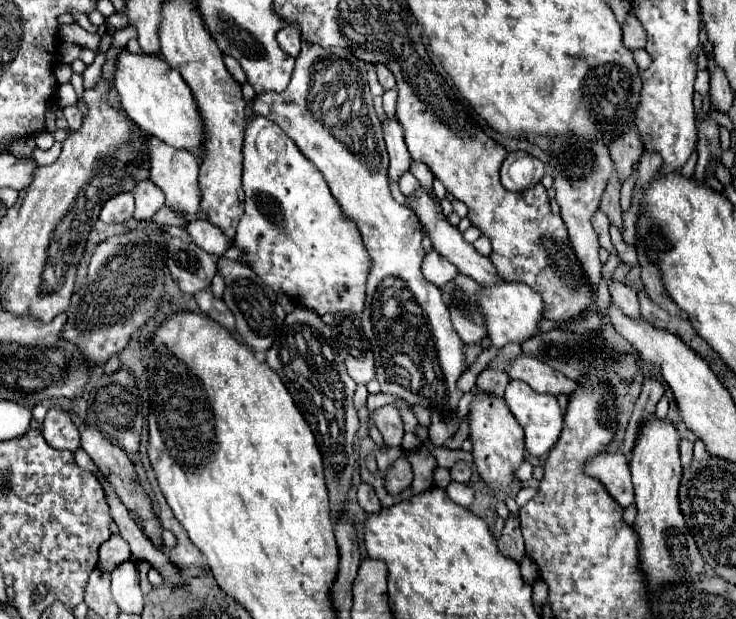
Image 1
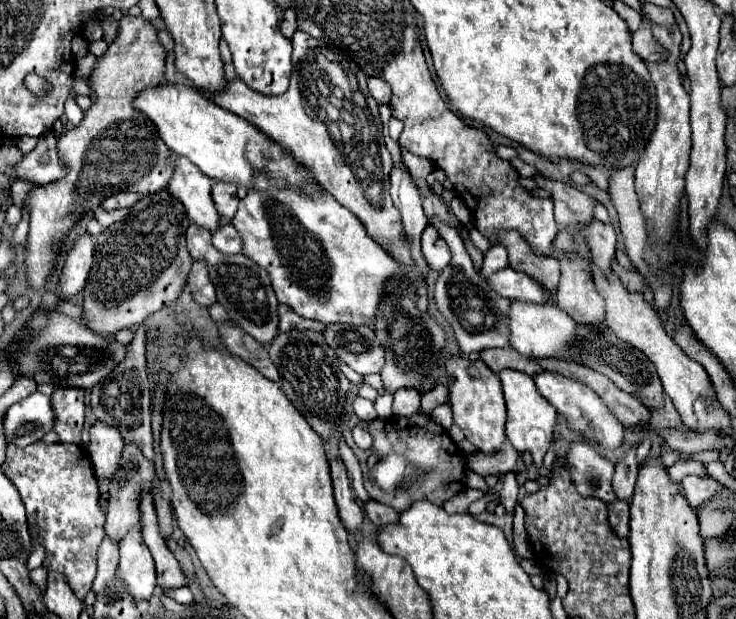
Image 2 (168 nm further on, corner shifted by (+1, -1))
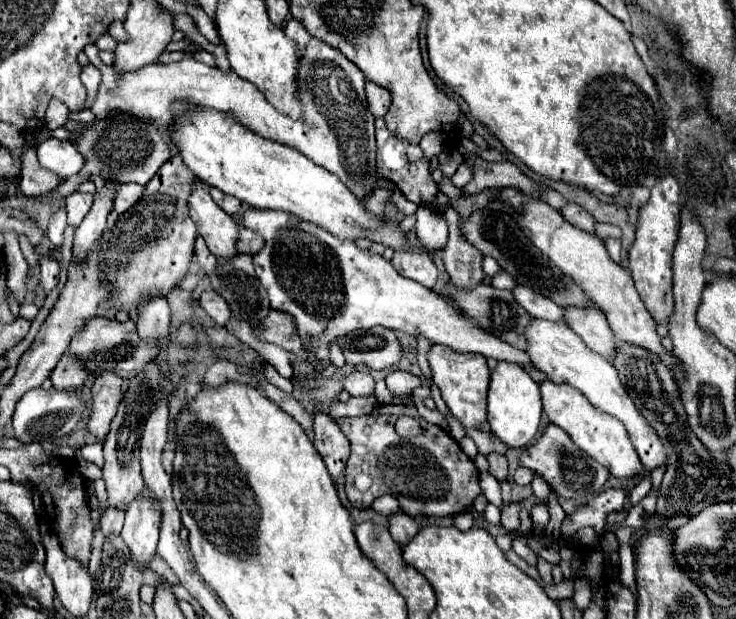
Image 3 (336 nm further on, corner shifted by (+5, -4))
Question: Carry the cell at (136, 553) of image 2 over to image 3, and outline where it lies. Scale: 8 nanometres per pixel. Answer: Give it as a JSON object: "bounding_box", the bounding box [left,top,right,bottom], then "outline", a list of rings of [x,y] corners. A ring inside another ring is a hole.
{"bounding_box":[121,490,161,568],"outline":[[[143,490],[143,496],[133,500],[125,514],[125,526],[121,530],[121,538],[131,552],[131,562],[139,568],[147,568],[157,548],[157,526],[161,514],[157,512],[157,504],[149,490]]]}

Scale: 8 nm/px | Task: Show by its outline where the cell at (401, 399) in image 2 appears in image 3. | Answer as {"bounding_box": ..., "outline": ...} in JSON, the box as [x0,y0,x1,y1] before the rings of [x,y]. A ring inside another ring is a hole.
{"bounding_box":[385,370,419,396],"outline":[[[395,370],[395,372],[387,374],[385,382],[387,382],[387,388],[393,396],[409,396],[411,390],[419,386],[417,376],[409,374],[409,372],[401,372],[401,370]]]}

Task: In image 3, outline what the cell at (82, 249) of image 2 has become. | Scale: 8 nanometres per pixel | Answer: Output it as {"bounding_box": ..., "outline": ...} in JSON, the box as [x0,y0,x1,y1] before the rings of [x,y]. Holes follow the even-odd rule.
{"bounding_box":[73,182,115,262],"outline":[[[107,182],[107,188],[103,192],[95,192],[95,204],[93,204],[91,212],[85,216],[81,226],[75,230],[73,258],[77,262],[83,262],[93,252],[93,248],[97,246],[97,240],[101,238],[101,234],[105,230],[105,220],[113,206],[115,188],[111,188],[111,186],[113,186],[113,182]]]}

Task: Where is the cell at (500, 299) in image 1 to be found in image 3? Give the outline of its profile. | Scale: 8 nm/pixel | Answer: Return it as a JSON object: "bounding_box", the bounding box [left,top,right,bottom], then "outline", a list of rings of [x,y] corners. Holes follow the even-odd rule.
{"bounding_box":[525,318,667,472],"outline":[[[531,318],[529,324],[525,326],[525,338],[527,338],[525,352],[529,354],[531,364],[535,368],[539,368],[541,372],[545,372],[551,382],[569,384],[569,386],[577,388],[579,392],[583,392],[589,398],[589,402],[593,402],[593,406],[597,406],[603,412],[613,414],[615,418],[619,418],[625,424],[625,428],[631,436],[631,442],[633,442],[643,466],[647,466],[649,472],[655,466],[667,462],[665,448],[661,446],[661,440],[657,438],[657,432],[635,410],[635,404],[629,398],[625,386],[621,384],[617,370],[601,354],[595,354],[593,350],[589,350],[585,346],[585,342],[581,342],[581,338],[577,334],[573,334],[573,330],[569,330],[567,322]]]}

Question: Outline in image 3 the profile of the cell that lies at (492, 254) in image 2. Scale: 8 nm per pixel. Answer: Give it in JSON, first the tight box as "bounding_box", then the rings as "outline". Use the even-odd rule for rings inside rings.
{"bounding_box":[491,270,515,290],"outline":[[[501,270],[501,272],[497,272],[495,276],[493,276],[493,282],[491,282],[495,288],[507,288],[507,290],[511,290],[513,286],[515,286],[515,280],[505,272],[505,270]]]}

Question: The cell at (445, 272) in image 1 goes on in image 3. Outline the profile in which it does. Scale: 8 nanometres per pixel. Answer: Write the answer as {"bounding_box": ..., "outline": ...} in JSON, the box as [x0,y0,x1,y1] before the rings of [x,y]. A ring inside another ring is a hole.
{"bounding_box":[415,206,447,254],"outline":[[[419,206],[415,216],[417,216],[415,234],[421,242],[421,246],[429,254],[441,252],[445,248],[445,242],[447,242],[445,218],[441,218],[441,214],[437,214],[437,210],[429,210],[427,206]]]}

